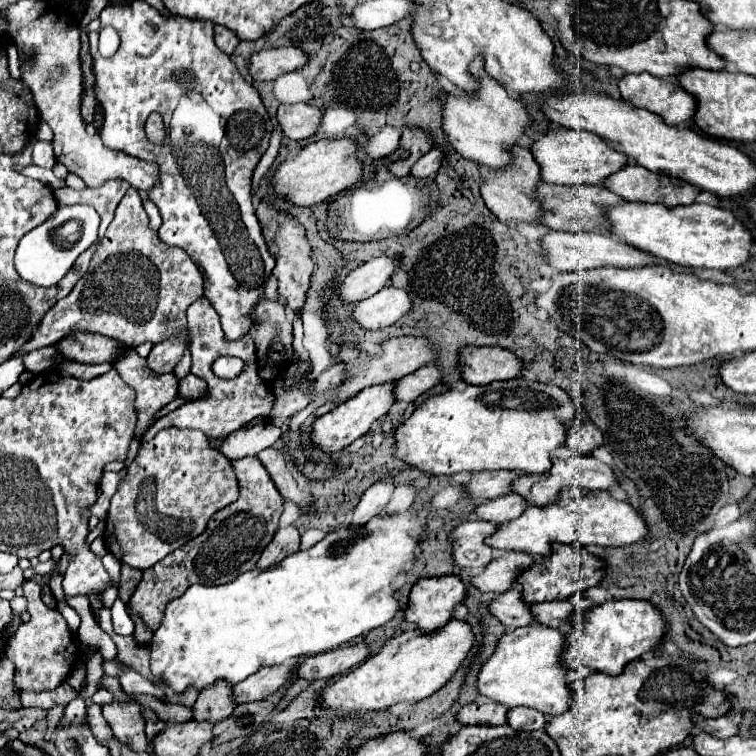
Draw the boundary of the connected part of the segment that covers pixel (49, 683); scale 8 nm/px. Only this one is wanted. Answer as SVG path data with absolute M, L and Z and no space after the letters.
M34 581L24 583L24 597L28 601L30 621L18 627L18 631L8 639L8 647L6 647L8 659L12 659L16 665L14 683L16 687L22 687L22 691L56 689L68 677L78 651L78 643L74 635L68 631L64 617L56 609L44 605L40 597L40 589L42 587Z

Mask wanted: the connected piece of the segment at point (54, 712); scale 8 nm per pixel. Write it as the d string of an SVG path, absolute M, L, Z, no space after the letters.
M56 705L56 707L52 707L52 709L49 710L49 714L47 717L48 729L44 736L45 741L50 741L52 739L52 732L58 725L60 717L64 715L64 709L66 709L66 705Z

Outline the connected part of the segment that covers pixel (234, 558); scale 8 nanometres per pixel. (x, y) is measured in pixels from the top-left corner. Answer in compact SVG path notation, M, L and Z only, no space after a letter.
M242 457L232 461L236 477L240 481L240 497L232 505L220 509L208 523L208 529L196 539L188 541L154 567L144 571L144 579L130 599L130 611L138 613L146 625L154 631L160 625L166 603L180 597L190 585L220 585L234 581L240 573L256 567L260 553L272 541L278 519L282 515L282 495L274 481L266 473L258 457Z

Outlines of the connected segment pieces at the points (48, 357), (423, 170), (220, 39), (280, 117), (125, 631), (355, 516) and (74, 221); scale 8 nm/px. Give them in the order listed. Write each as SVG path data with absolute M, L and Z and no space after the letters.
M42 347L42 349L36 349L36 351L30 351L26 355L22 355L22 361L24 361L24 367L32 373L42 373L42 371L48 371L52 367L52 357L56 355L56 349L54 347Z
M432 149L430 153L426 153L424 157L420 157L416 161L416 165L412 167L410 173L416 179L426 179L426 177L430 177L430 175L434 175L438 171L440 163L442 163L442 153L438 149Z
M216 25L216 27L214 27L214 39L216 39L216 45L218 45L224 53L228 53L228 55L236 49L236 45L238 45L238 41L240 41L234 31L230 31L230 29L222 27L222 25Z
M294 103L294 105L280 105L276 113L276 121L282 129L282 135L294 141L310 137L322 117L322 109L308 103Z
M117 596L113 606L110 609L113 629L114 631L122 636L128 636L134 633L135 624L126 612L126 606L120 598Z
M378 481L376 485L372 485L362 495L360 503L354 507L354 513L352 513L352 519L350 519L348 527L354 529L354 525L364 525L372 517L376 517L382 511L382 507L390 501L392 491L394 491L394 485L390 481Z
M68 205L68 207L58 207L58 211L26 233L16 249L16 271L18 275L36 285L36 287L52 287L56 285L66 271L74 265L76 257L84 253L92 243L98 239L98 225L100 217L94 207L90 205Z

